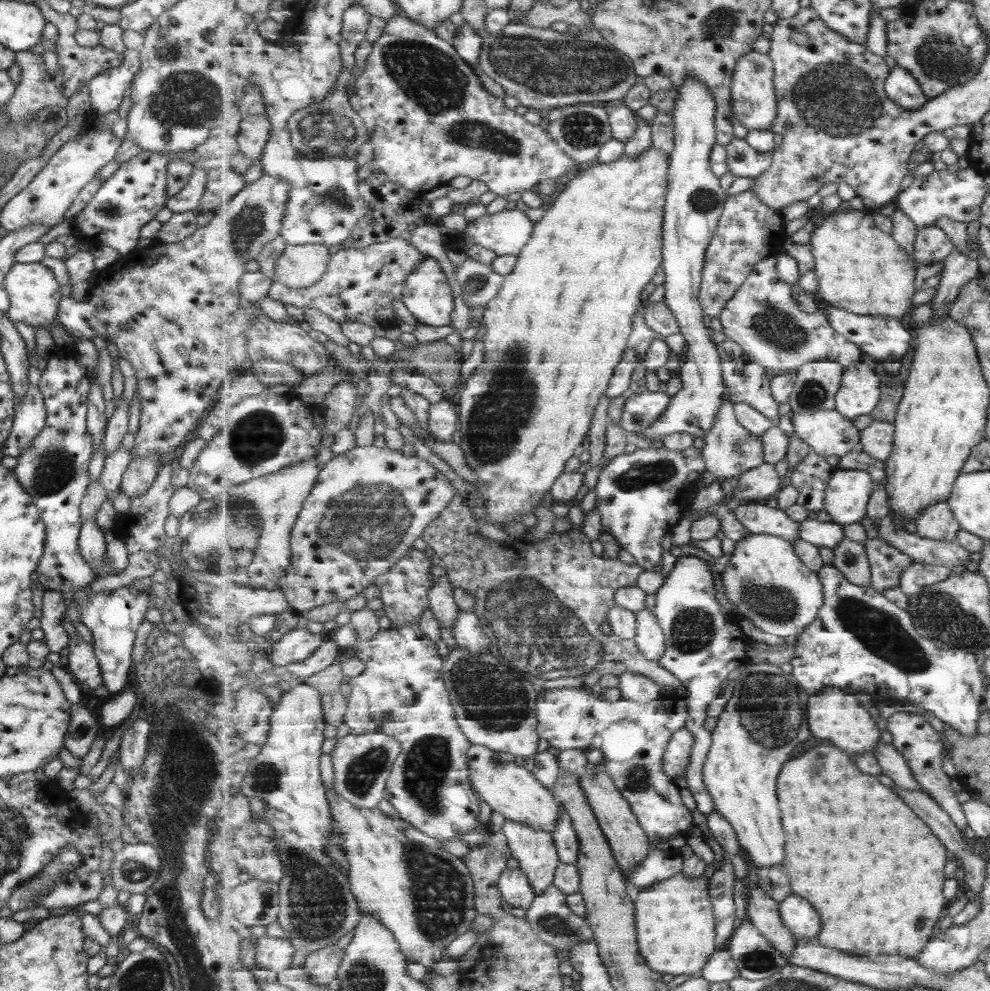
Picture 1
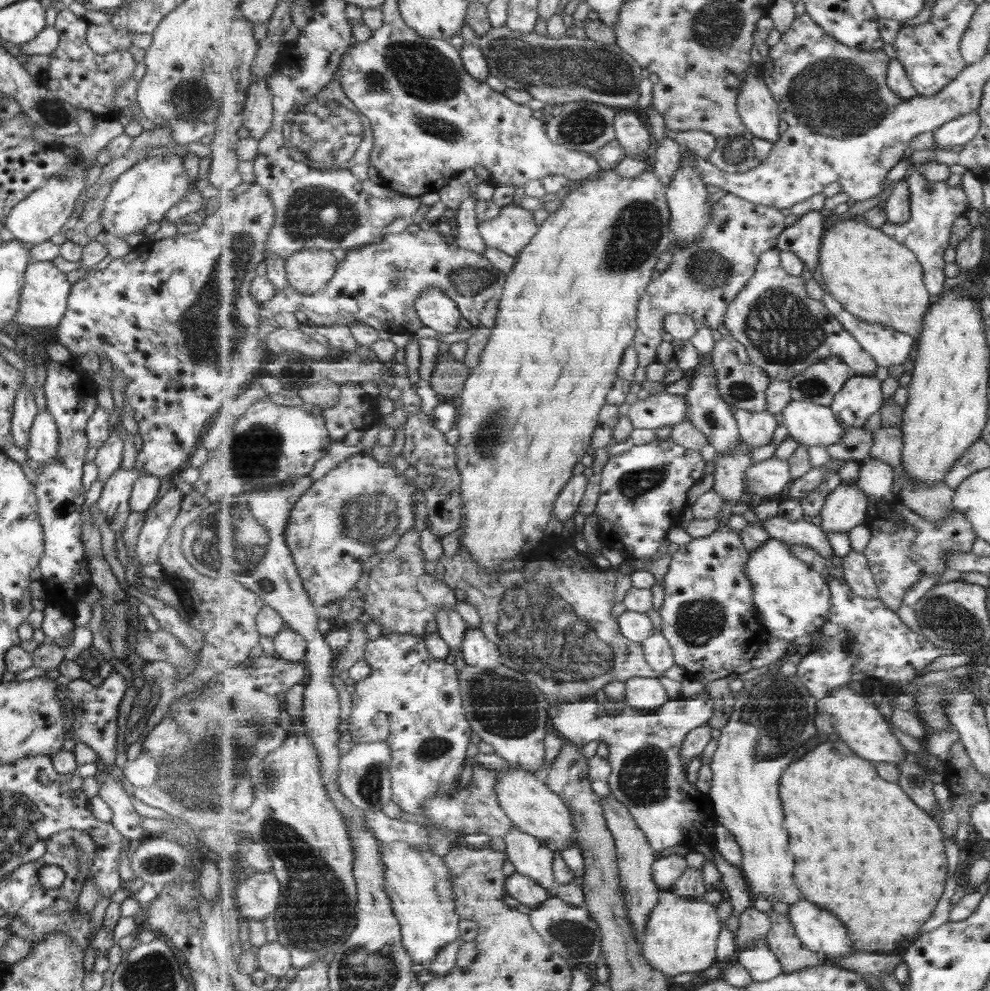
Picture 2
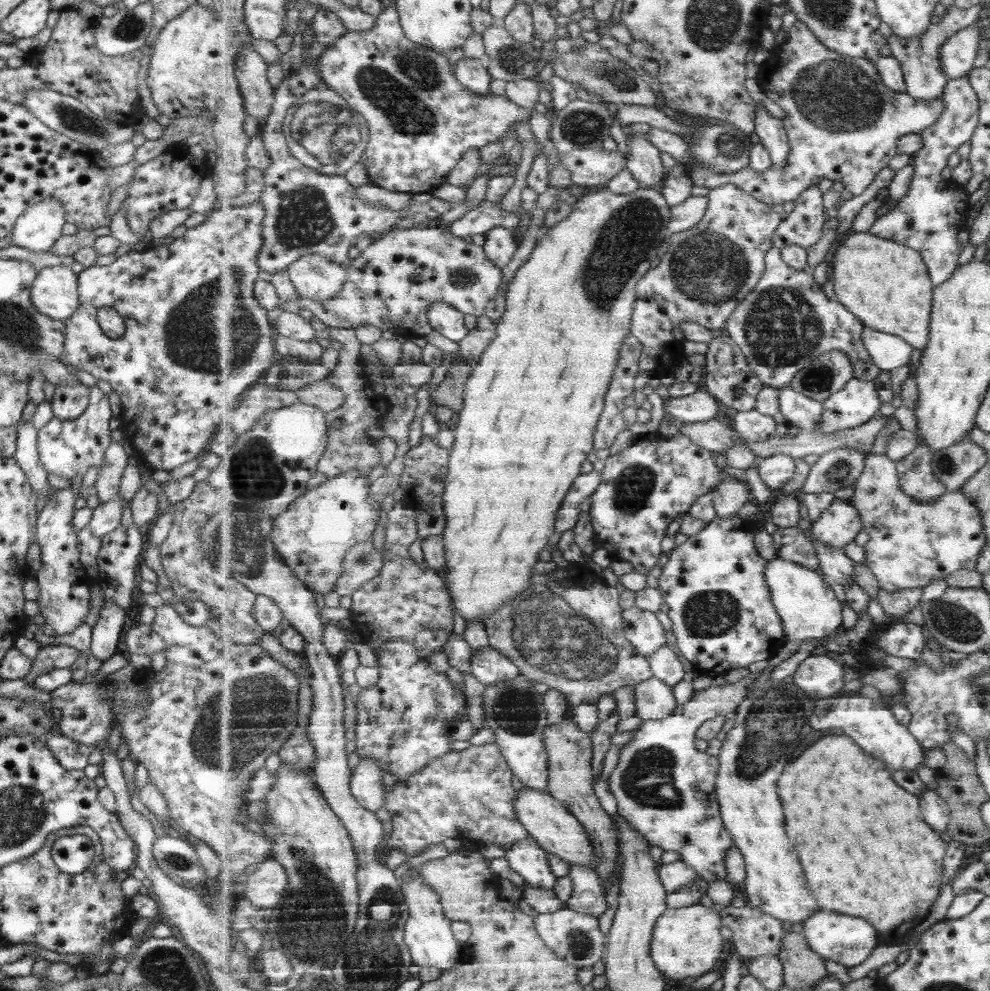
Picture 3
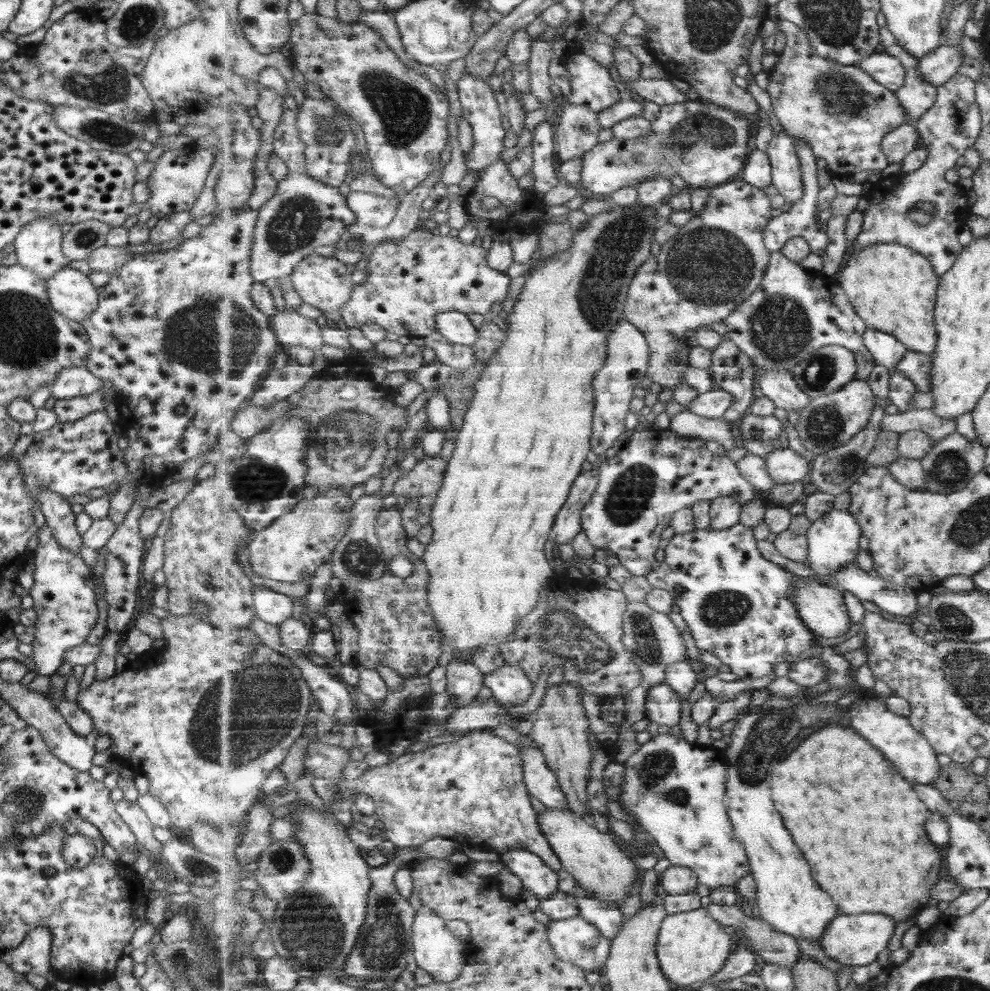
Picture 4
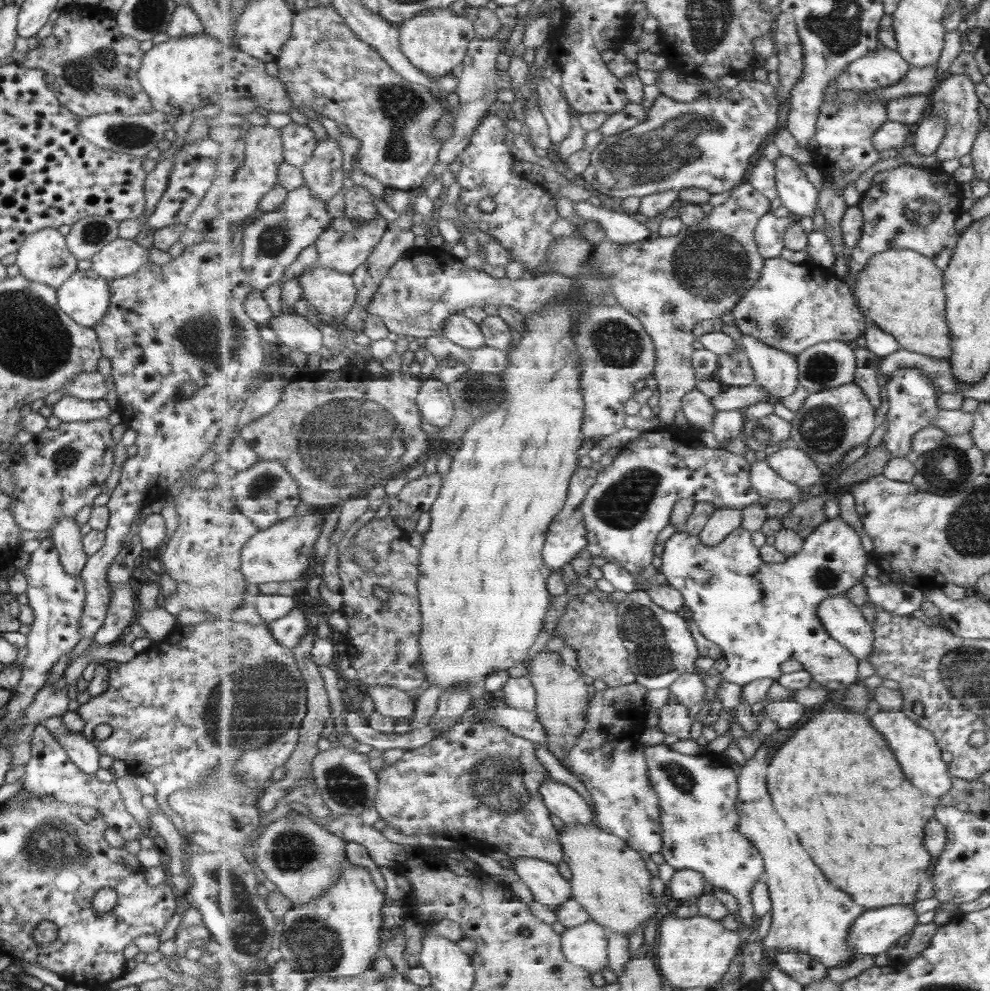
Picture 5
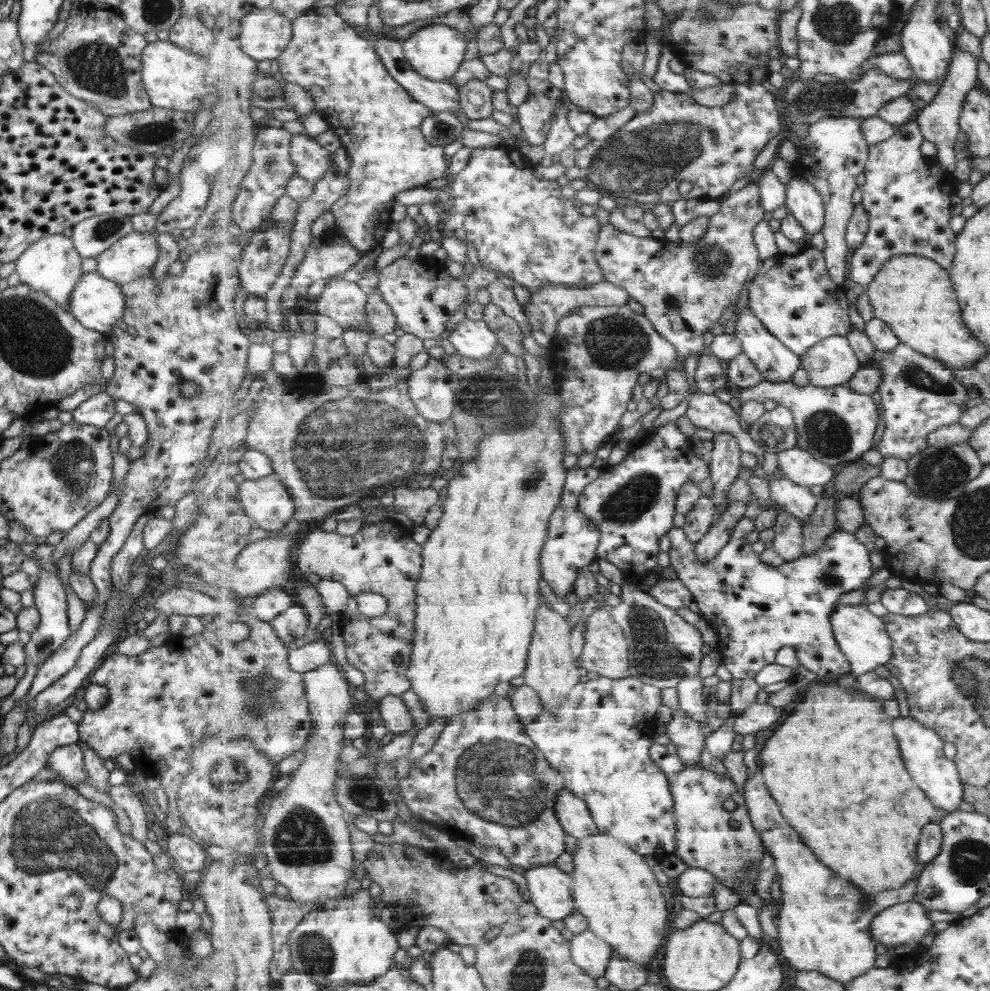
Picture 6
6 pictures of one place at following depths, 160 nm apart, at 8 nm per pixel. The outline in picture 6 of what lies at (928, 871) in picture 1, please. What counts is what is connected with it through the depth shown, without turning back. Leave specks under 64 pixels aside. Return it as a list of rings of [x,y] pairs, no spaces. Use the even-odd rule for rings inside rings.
[[[819,684],[799,693],[791,716],[759,752],[759,769],[767,776],[767,788],[779,800],[787,822],[811,844],[823,864],[835,868],[839,876],[855,882],[865,892],[903,888],[915,878],[921,864],[917,842],[923,826],[929,822],[941,824],[948,813],[936,807],[907,772],[891,720],[883,700],[839,684]]]

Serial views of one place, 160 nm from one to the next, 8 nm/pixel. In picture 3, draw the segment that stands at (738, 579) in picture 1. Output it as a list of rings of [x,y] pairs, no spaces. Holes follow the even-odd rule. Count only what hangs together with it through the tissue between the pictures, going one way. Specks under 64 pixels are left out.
[[[777,556],[768,560],[766,577],[771,586],[773,605],[783,621],[784,633],[789,641],[801,643],[811,638],[823,638],[843,624],[843,602],[837,600],[824,574],[817,574],[815,569]]]

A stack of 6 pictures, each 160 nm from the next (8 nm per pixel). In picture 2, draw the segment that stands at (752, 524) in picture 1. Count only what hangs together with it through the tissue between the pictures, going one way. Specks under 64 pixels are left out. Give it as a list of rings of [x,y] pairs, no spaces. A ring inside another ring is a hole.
[[[779,515],[767,518],[760,524],[771,535],[771,541],[805,544],[820,552],[827,560],[836,555],[826,532],[817,524],[810,522],[808,518],[794,522]]]

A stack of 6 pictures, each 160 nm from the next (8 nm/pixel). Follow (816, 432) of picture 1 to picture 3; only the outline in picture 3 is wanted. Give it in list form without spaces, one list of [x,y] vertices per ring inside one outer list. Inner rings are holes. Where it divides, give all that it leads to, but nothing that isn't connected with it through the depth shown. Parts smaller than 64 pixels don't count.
[[[785,386],[780,389],[780,412],[789,425],[800,431],[817,431],[818,422],[823,420],[824,404]]]

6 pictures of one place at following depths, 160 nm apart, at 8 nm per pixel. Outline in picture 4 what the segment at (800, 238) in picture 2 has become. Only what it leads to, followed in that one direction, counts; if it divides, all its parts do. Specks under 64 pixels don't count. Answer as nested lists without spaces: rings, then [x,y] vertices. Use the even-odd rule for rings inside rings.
[[[795,138],[796,149],[800,163],[802,164],[802,179],[804,180],[804,195],[794,202],[791,209],[773,217],[765,230],[765,242],[769,252],[779,252],[786,246],[792,238],[803,236],[810,244],[813,254],[825,259],[825,250],[829,246],[829,238],[825,230],[817,223],[817,216],[820,212],[818,208],[821,185],[818,179],[817,160],[811,145],[804,138]]]

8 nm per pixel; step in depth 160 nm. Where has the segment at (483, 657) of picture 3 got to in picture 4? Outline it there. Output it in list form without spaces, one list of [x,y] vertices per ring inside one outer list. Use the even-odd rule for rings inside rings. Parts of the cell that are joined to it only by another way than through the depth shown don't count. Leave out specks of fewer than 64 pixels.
[[[502,663],[499,670],[484,675],[484,681],[484,686],[491,690],[499,703],[514,705],[520,710],[524,709],[534,688],[534,682],[522,668],[507,663]]]

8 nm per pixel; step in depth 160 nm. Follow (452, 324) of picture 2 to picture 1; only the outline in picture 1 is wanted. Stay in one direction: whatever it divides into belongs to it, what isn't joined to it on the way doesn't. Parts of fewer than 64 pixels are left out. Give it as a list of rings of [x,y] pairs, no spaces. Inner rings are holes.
[[[429,257],[417,266],[404,286],[402,301],[419,322],[429,326],[451,326],[455,300],[443,268],[435,258]]]

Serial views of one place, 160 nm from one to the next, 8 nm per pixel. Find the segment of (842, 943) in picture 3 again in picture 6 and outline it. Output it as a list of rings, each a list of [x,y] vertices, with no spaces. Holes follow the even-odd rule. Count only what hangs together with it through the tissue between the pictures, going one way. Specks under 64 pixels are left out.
[[[916,900],[886,908],[874,918],[871,935],[875,943],[885,946],[912,944],[917,947],[923,937],[933,930],[933,922],[927,912]]]

